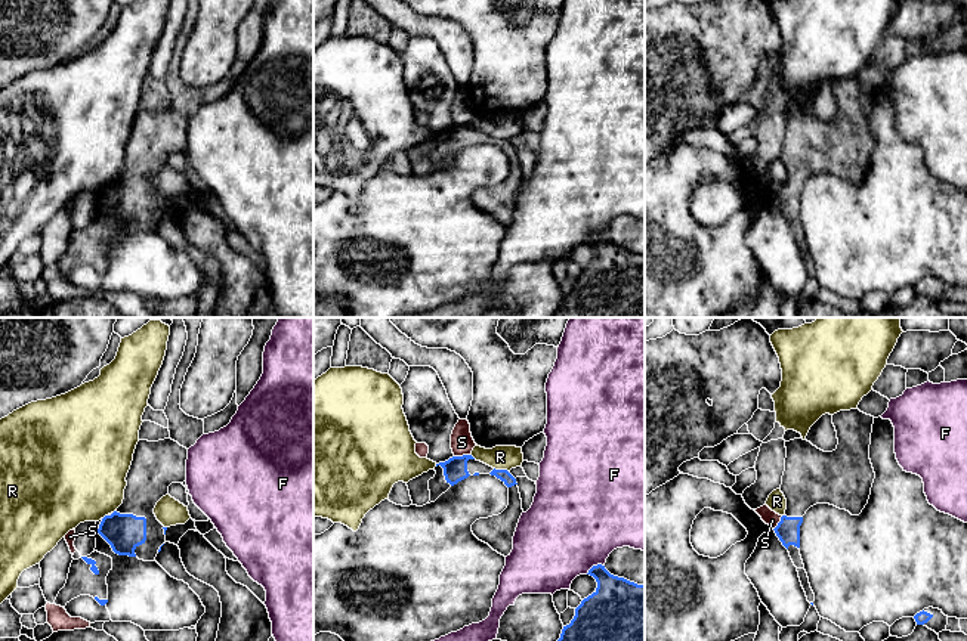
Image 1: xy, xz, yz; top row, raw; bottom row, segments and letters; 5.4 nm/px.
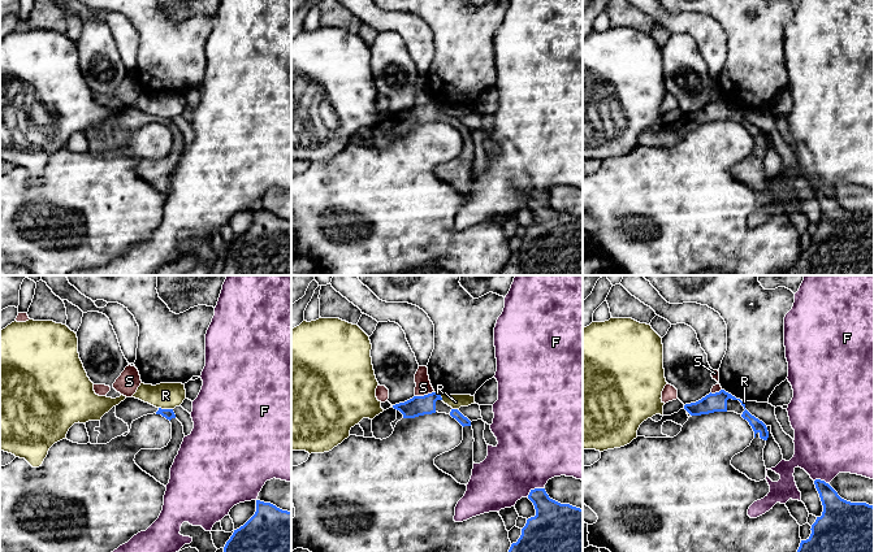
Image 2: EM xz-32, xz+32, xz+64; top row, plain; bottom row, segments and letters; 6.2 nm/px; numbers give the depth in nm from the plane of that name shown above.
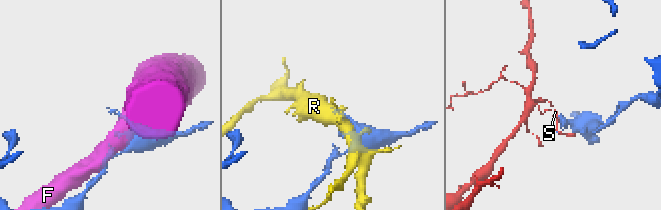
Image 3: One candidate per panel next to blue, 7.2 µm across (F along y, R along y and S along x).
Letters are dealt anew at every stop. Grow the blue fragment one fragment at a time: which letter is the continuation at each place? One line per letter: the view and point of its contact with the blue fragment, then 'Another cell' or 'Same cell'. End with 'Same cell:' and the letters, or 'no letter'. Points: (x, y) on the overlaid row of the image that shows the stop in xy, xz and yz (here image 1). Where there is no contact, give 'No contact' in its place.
F: Touches blue at xz (595, 566). Another cell
R: Touches blue at xz (501, 470). Another cell
S: Touches blue at xz (463, 455). Another cell
Same cell: no letter

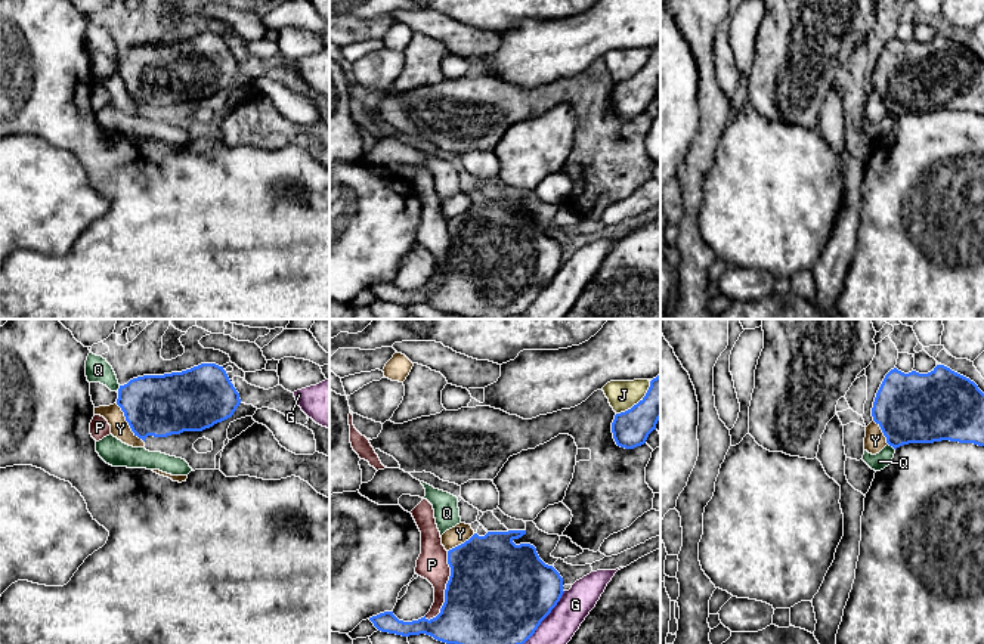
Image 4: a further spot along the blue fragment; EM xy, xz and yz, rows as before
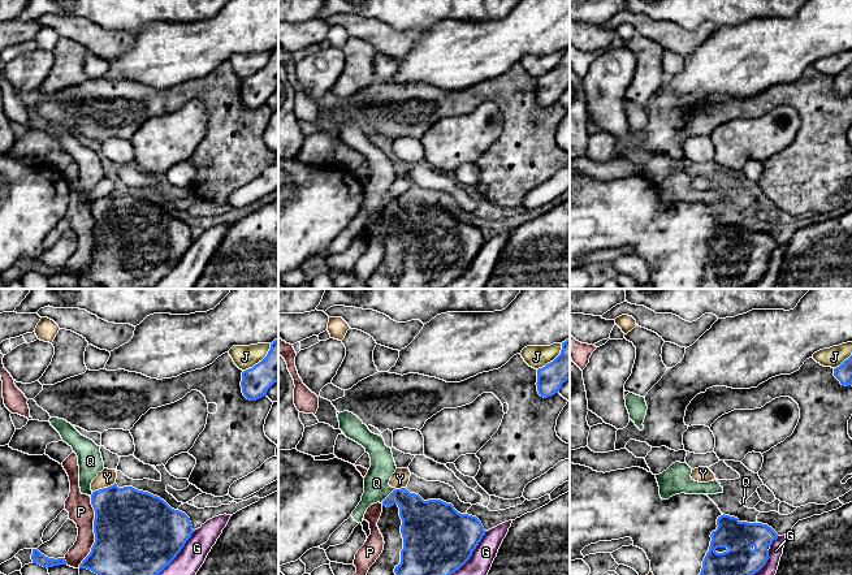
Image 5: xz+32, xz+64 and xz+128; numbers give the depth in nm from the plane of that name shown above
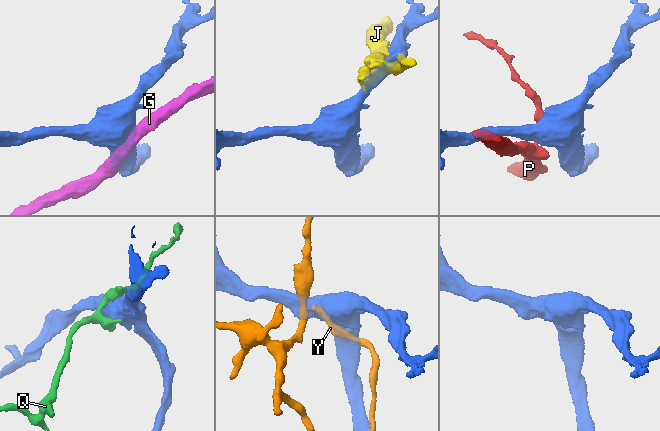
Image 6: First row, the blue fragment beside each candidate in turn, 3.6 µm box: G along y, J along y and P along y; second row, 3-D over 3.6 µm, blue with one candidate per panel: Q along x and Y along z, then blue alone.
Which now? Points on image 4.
G: Touches blue at xz (545, 616). Another cell
J: Touches blue at xz (639, 402). Another cell
P: Touches blue at xz (446, 587). Another cell
Q: Touches blue at xy (118, 389). Another cell
Y: Touches blue at xy (127, 421). Another cell
Same cell: no letter

